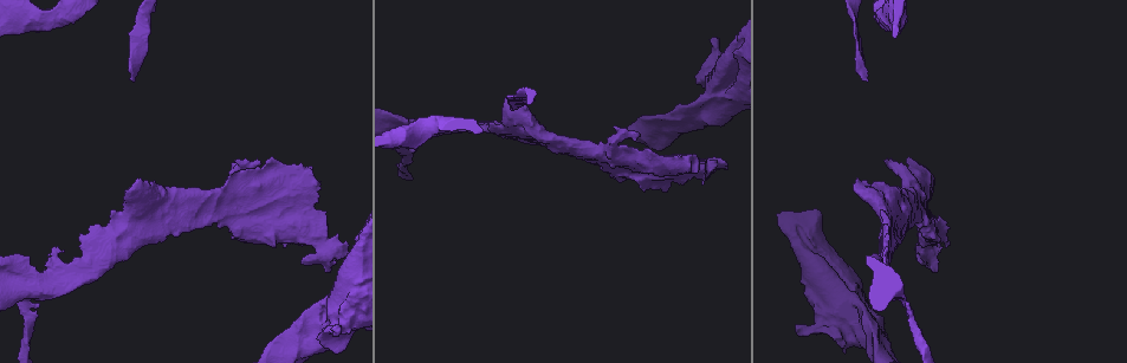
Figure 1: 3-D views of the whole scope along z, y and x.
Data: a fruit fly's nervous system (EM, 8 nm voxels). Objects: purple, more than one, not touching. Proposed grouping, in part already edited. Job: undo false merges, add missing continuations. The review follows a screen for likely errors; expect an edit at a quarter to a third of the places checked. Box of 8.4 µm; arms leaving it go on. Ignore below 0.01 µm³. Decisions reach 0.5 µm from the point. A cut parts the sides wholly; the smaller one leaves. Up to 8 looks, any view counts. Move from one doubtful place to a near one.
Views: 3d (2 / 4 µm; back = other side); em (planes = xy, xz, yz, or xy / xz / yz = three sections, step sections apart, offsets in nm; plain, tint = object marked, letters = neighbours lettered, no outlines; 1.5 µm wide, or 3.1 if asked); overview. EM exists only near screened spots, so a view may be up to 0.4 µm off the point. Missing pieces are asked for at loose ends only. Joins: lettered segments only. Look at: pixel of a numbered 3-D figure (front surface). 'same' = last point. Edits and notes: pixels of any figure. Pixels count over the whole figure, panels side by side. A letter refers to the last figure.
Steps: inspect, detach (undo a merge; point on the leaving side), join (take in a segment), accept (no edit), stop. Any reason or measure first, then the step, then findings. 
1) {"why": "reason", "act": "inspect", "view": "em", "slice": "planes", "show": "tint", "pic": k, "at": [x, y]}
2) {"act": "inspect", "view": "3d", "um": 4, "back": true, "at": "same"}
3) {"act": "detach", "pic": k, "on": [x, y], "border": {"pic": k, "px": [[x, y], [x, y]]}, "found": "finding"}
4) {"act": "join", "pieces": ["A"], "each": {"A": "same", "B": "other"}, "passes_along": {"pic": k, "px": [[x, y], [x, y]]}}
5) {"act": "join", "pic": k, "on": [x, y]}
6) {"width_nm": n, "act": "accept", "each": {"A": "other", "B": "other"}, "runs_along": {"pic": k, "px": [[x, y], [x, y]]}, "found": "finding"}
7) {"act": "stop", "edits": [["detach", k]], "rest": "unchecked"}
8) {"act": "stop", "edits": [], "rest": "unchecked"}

{"why": "branch stops here", "act": "inspect", "view": "em", "slice": "planes", "show": "tint", "pic": 1, "at": [333, 329]}

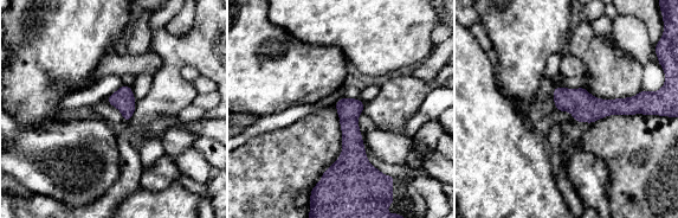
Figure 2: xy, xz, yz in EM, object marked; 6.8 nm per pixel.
{"why": "see the neighbours", "act": "inspect", "view": "em", "slice": "planes", "show": "letters", "at": "same"}

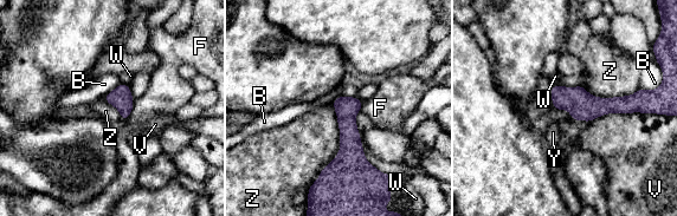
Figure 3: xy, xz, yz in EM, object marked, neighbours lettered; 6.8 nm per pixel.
{"width_nm": 150, "act": "accept", "each": {"B": "other", "F": "other", "V": "other", "W": "other", "Y": "other", "Z": "other"}, "found": "none of them fits"}

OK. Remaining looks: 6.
{"why": "stops while still wide", "act": "inspect", "view": "3d", "um": 4, "pic": 1, "at": [293, 320]}

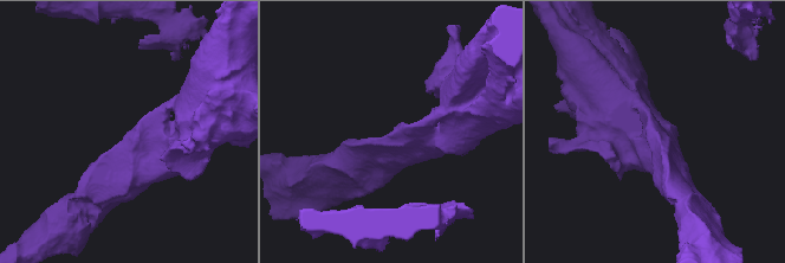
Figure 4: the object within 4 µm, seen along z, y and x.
{"why": "shape alone is not enough", "act": "inspect", "view": "em", "slice": "planes", "show": "letters", "pic": 4, "at": [128, 131]}

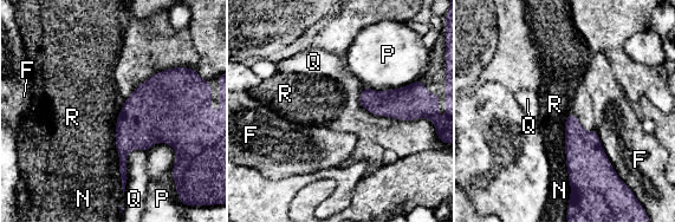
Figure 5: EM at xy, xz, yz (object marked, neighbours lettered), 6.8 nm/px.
{"act": "accept", "each": {"F": "other", "N": "other", "P": "other", "Q": "other", "R": "other"}, "border": {"pic": 5, "px": [[125, 99], [116, 121], [118, 164]]}, "found": "no lettered segment goes on from it"}

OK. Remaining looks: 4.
{"act": "inspect", "view": "3d", "um": 4, "pic": 1, "at": [881, 272]}

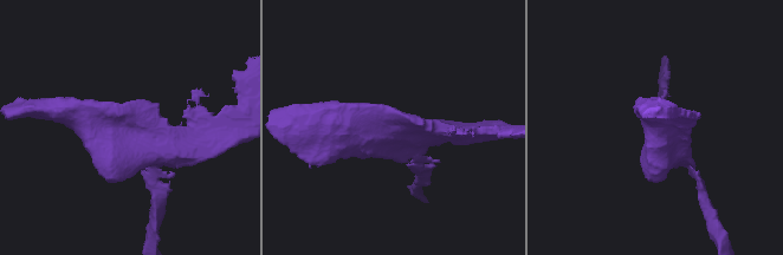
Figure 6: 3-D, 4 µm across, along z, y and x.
{"arms": 3, "arm_widths_nm": [170, 380, 600], "act": "inspect", "view": "em", "slice": "yz", "step": 4, "show": "letters", "pic": 6, "at": [415, 122]}

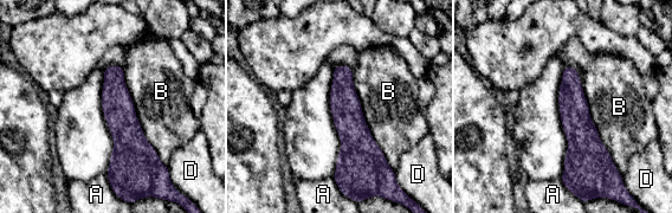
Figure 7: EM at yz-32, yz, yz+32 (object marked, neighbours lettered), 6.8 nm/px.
{"act": "accept", "each": {"A": "other", "B": "other", "D": "other"}, "border": {"pic": 7, "px": [[122, 68], [143, 135], [167, 167]]}, "found": "one neuron here"}

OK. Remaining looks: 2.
{"act": "stop", "edits": [], "rest": "unchecked"}

